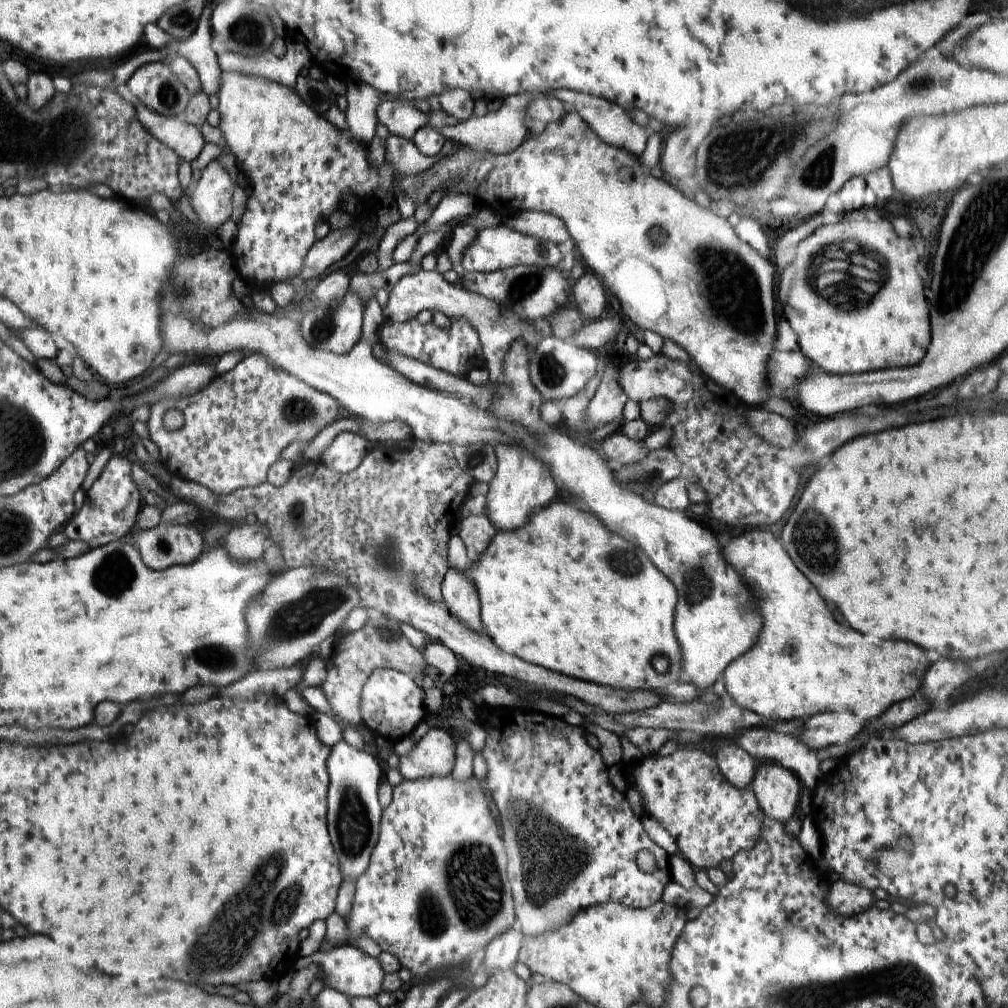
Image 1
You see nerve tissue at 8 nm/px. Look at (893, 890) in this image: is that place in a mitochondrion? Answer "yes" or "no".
no

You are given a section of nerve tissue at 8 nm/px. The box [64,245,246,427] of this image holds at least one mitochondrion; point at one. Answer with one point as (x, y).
(178, 294)

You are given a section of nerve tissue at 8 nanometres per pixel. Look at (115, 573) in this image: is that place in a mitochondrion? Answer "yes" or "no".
yes

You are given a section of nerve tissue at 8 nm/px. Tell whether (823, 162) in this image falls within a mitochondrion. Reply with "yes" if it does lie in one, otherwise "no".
yes

